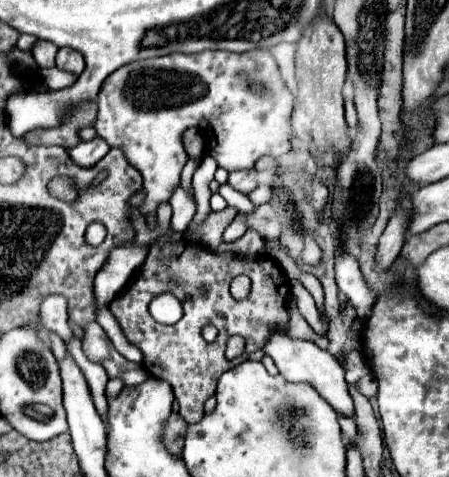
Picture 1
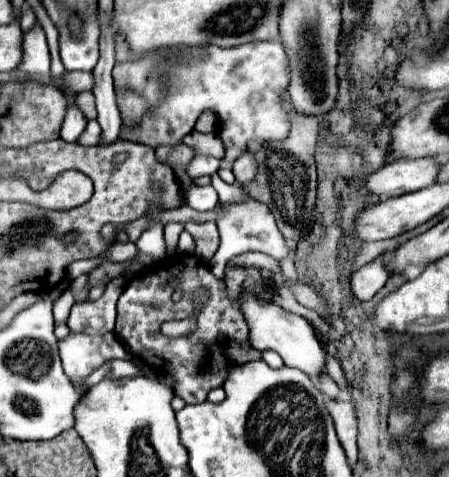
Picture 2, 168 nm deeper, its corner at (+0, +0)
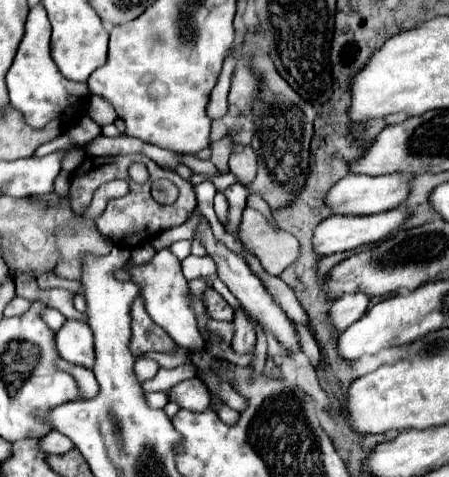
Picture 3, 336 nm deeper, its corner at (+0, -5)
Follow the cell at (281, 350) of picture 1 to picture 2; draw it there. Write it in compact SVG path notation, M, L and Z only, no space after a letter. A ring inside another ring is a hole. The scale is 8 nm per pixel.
M246 296L244 304L242 304L242 310L244 310L246 322L250 326L250 342L256 350L260 350L260 352L272 350L272 352L280 354L280 358L284 360L286 366L298 368L312 378L326 372L326 352L320 346L320 342L314 334L314 328L302 316L286 312L284 308L280 308L274 302L268 302L268 304L258 302L252 296Z

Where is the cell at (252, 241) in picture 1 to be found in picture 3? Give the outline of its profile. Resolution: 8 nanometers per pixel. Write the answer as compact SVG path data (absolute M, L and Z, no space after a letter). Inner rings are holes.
M236 311L236 315L234 315L234 327L236 327L236 333L234 333L234 339L230 343L232 349L234 349L234 353L238 353L238 355L252 353L254 345L256 345L256 331L248 323L248 319L244 317L242 311Z

